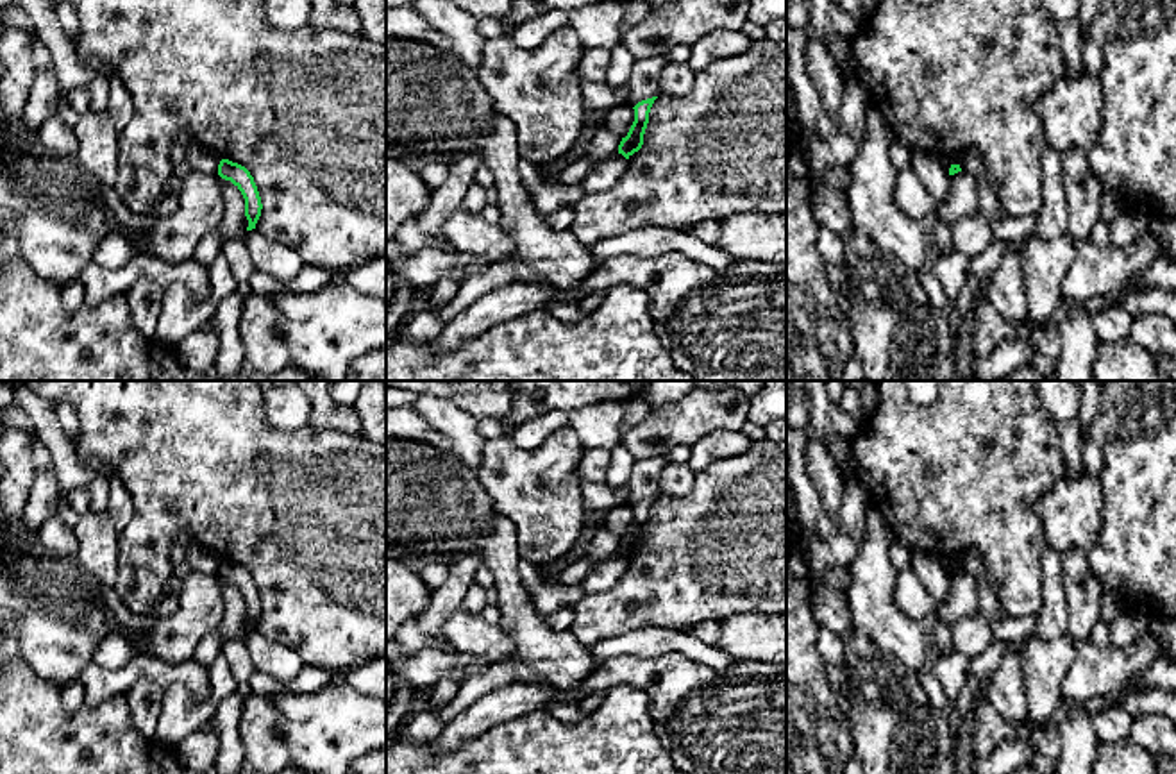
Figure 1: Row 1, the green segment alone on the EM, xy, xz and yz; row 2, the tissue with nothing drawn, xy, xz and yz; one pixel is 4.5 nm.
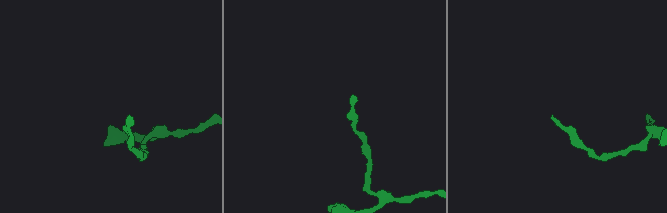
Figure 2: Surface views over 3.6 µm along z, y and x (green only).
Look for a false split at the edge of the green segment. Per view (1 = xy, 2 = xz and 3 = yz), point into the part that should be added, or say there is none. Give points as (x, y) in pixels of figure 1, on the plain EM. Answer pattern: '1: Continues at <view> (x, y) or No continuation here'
1: No continuation here
2: No continuation here
3: No continuation here

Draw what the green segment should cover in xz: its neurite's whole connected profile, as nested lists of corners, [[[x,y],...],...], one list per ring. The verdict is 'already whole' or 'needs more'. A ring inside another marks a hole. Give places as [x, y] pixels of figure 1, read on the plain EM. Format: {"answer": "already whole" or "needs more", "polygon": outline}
{"answer": "already whole", "polygon": [[[658,497],[638,502],[634,509],[634,522],[626,538],[622,538],[618,545],[618,554],[629,559],[634,552],[638,552],[643,545],[643,534],[649,524],[649,513]]]}

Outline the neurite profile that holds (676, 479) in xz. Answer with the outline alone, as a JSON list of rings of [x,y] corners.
[[[668,463],[659,472],[659,493],[668,497],[685,497],[695,483],[695,472],[688,463]]]

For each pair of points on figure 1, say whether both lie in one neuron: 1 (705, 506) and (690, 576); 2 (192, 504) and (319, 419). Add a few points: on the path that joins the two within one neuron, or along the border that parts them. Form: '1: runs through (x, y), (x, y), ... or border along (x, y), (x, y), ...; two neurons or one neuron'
1: runs through (705, 524), (703, 558); one neuron
2: border along (308, 426), (351, 435); two neurons

